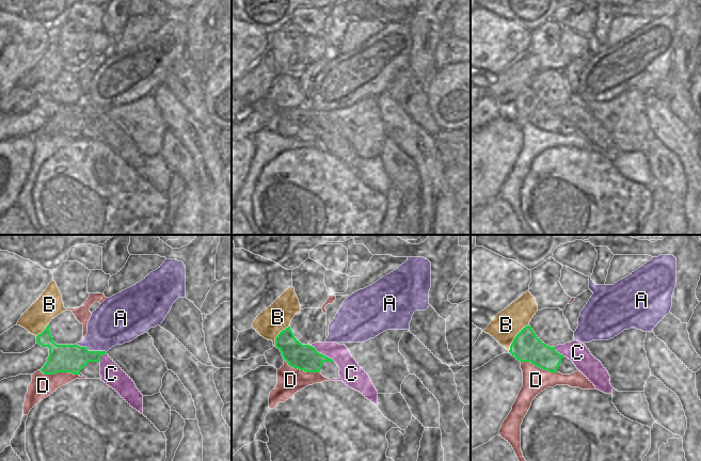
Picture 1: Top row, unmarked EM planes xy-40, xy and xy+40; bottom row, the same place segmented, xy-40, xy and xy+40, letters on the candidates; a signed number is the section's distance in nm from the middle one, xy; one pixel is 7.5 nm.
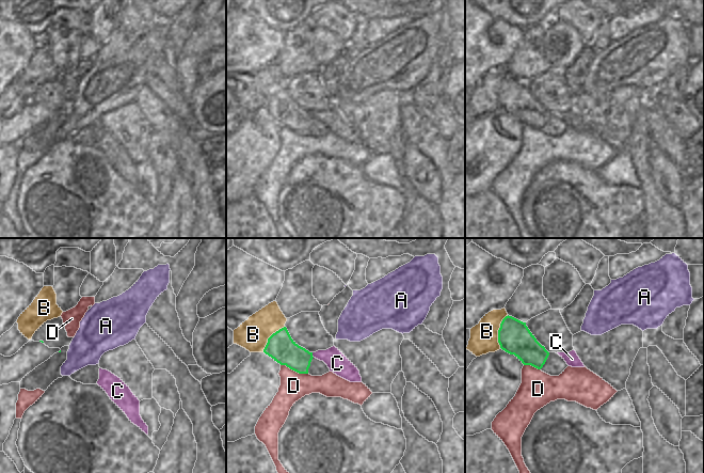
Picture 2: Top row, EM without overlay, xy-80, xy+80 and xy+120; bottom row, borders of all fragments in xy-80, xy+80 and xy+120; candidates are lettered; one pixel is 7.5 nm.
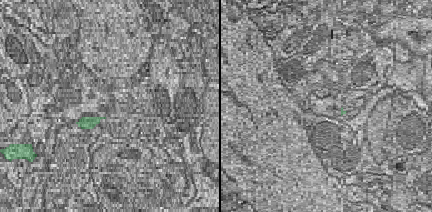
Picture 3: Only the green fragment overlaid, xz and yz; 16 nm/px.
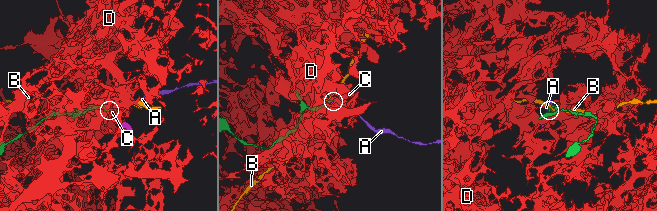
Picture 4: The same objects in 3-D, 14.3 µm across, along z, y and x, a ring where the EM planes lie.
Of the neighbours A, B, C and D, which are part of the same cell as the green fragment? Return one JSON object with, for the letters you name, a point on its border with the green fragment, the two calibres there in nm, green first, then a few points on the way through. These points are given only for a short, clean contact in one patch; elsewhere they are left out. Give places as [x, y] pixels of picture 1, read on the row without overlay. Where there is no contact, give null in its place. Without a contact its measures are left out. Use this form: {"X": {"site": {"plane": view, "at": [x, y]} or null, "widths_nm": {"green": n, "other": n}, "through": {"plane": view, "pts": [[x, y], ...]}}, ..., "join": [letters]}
{"A": {"site": {"plane": "xy-40", "at": [91, 112]}, "widths_nm": {"green": 200, "other": 320}, "through": {"plane": "xy-40", "pts": [[72, 120], [84, 112], [91, 112], [110, 85]]}}, "join": ["A"]}

